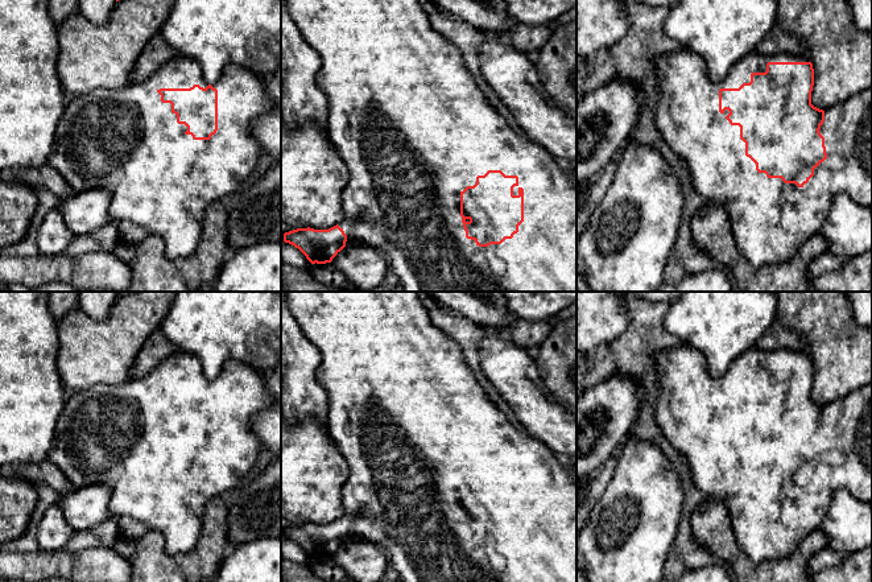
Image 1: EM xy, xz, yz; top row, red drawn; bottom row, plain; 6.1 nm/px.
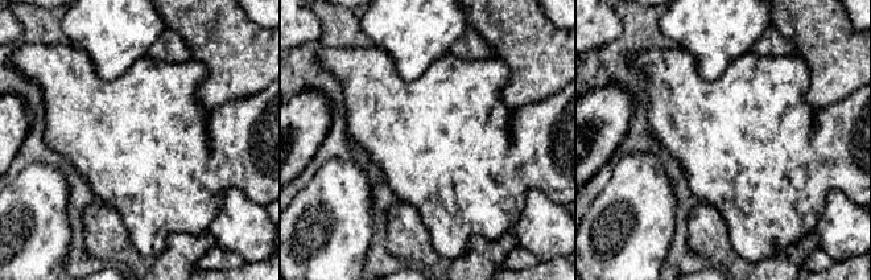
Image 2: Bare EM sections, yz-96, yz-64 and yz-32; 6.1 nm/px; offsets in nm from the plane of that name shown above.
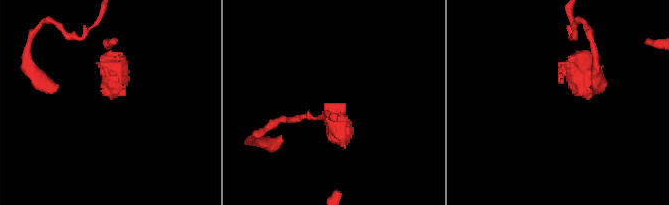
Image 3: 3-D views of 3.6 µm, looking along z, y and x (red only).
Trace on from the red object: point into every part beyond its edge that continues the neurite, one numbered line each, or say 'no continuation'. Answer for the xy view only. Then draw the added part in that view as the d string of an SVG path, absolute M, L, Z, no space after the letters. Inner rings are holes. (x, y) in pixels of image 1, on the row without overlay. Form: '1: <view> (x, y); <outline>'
1: xy (127, 437); M178 351L144 377L74 392L65 401L47 455L77 488L108 486L112 490L108 507L113 517L129 516L160 532L170 556L187 554L194 549L210 499L251 478L261 454L251 417L272 405L265 373L243 362L227 360L222 372L211 380L218 385L218 426L210 436L194 436L185 429L187 422L177 418L171 400L162 399L157 388L160 384L190 384L194 380L208 381L201 362Z

